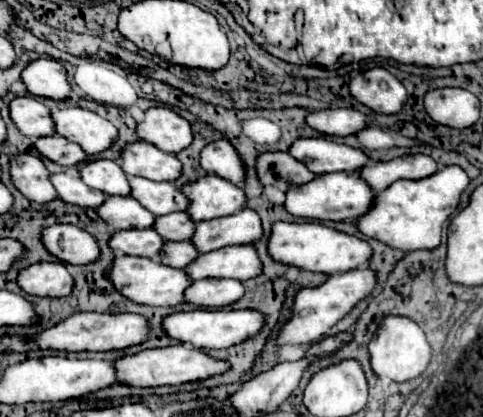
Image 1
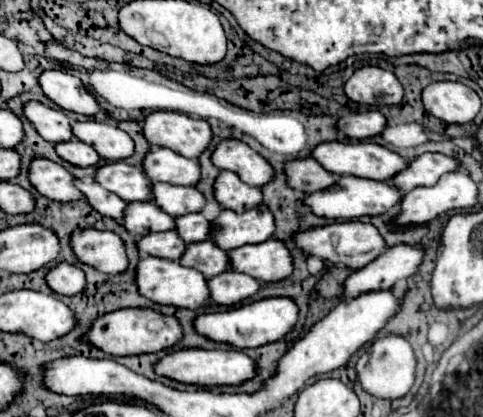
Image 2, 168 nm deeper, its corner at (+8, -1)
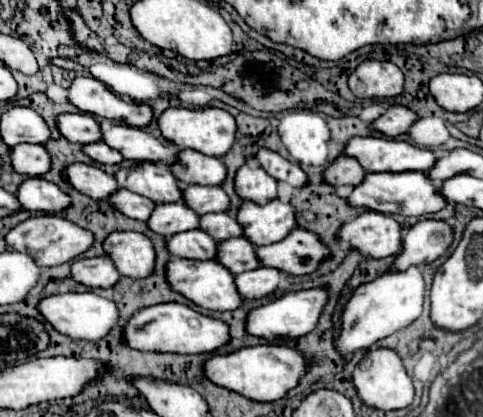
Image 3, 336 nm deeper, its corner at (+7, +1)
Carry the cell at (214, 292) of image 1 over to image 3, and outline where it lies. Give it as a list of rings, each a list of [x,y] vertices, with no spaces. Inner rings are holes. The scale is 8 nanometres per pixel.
[[[261,266],[257,270],[237,274],[237,288],[241,290],[243,298],[263,298],[277,290],[281,276],[281,270]]]

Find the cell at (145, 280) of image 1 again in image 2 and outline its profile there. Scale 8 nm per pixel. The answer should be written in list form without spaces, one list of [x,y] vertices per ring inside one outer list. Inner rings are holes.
[[[144,256],[134,274],[134,282],[138,288],[138,294],[164,306],[176,306],[176,308],[200,308],[210,302],[210,292],[206,286],[206,278],[196,272],[194,268],[184,268],[176,260],[164,260],[164,258],[154,258],[154,256]]]

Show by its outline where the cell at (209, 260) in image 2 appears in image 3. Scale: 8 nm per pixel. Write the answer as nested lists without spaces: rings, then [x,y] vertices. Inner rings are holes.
[[[245,236],[229,238],[229,242],[221,242],[221,262],[233,270],[233,274],[241,274],[247,270],[255,270],[261,266],[255,256],[255,246]]]

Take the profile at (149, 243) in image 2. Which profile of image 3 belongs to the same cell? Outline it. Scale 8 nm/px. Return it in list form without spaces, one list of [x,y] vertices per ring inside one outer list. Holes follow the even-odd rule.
[[[187,230],[169,238],[169,252],[177,258],[213,260],[217,256],[219,242],[203,230]]]

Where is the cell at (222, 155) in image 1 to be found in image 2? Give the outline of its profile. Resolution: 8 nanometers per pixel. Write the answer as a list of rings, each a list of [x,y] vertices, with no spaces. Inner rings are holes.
[[[240,140],[218,142],[210,160],[216,168],[238,174],[248,186],[264,186],[272,178],[270,164]]]

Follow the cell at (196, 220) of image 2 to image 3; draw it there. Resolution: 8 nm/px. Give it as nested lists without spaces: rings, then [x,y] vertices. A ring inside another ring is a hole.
[[[227,212],[201,216],[201,230],[205,230],[209,236],[217,238],[217,242],[243,234],[243,226],[237,222],[235,216],[229,216]]]

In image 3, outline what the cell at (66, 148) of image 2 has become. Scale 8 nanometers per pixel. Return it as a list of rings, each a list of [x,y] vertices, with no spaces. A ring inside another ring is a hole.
[[[95,142],[95,144],[89,144],[83,148],[83,152],[87,156],[91,156],[95,162],[99,164],[121,164],[125,158],[119,150],[113,150],[111,146],[107,146],[105,142]]]

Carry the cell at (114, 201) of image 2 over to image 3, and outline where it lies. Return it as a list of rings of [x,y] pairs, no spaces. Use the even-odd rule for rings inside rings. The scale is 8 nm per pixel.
[[[125,188],[117,190],[117,194],[111,194],[109,200],[113,202],[113,206],[119,212],[123,212],[125,216],[135,218],[135,220],[149,220],[153,208],[157,206],[153,200],[149,200],[145,196],[139,196],[131,190],[125,190]]]

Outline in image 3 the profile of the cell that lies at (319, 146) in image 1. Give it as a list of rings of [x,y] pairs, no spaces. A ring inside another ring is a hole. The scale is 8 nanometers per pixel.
[[[351,138],[345,152],[361,162],[369,172],[405,172],[405,170],[431,170],[437,154],[401,140],[387,138]]]

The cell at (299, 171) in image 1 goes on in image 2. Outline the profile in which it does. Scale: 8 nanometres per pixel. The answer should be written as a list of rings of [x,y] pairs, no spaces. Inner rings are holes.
[[[294,158],[284,162],[286,184],[296,194],[312,194],[334,184],[334,174],[326,172],[312,158]]]

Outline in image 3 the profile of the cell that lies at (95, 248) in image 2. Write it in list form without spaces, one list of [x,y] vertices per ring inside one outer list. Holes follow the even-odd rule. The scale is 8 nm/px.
[[[113,232],[103,244],[123,276],[147,278],[155,270],[153,242],[139,232]]]

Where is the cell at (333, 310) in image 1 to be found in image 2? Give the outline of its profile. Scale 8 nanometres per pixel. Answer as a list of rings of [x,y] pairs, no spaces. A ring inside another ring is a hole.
[[[392,246],[386,248],[378,258],[360,270],[354,270],[344,280],[340,300],[354,300],[366,292],[390,290],[398,280],[404,280],[416,272],[424,256],[422,246]]]

